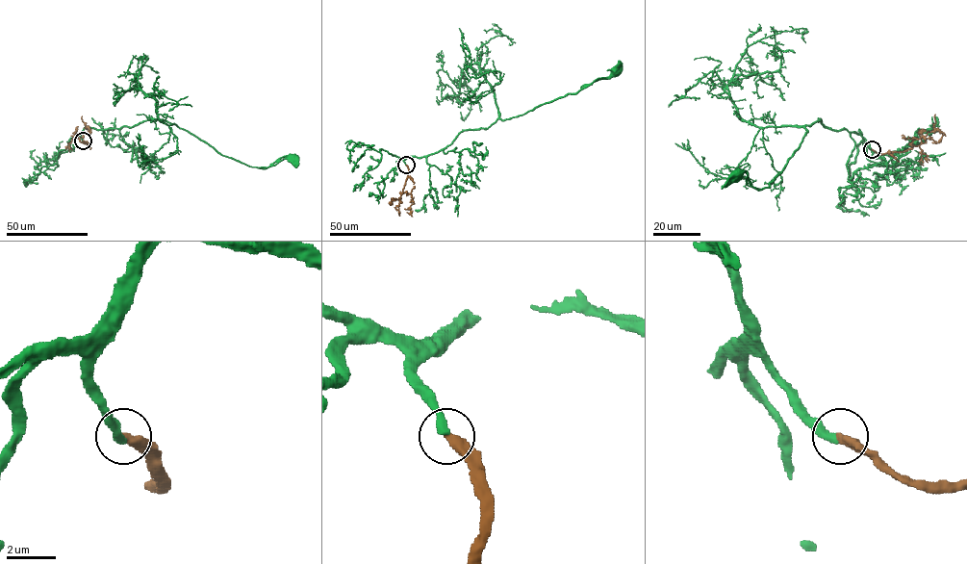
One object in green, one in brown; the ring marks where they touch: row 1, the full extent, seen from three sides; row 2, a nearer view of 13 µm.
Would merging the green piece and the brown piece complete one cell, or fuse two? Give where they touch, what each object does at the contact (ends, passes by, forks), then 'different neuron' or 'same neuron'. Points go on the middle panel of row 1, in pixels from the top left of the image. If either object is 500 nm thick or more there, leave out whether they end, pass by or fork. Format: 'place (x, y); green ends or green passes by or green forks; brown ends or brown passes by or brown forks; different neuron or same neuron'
place (406, 165); green ends; brown ends; same neuron

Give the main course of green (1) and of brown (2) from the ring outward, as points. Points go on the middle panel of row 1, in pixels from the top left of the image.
1: (406, 165), (409, 157), (444, 150), (460, 132), (522, 115), (616, 70)
2: (406, 165), (408, 175), (403, 193), (411, 194), (414, 203), (405, 209)

